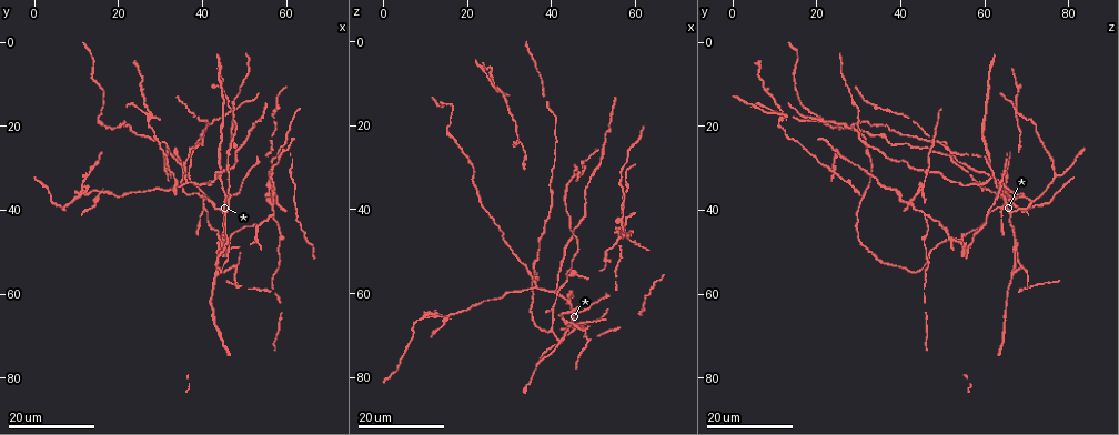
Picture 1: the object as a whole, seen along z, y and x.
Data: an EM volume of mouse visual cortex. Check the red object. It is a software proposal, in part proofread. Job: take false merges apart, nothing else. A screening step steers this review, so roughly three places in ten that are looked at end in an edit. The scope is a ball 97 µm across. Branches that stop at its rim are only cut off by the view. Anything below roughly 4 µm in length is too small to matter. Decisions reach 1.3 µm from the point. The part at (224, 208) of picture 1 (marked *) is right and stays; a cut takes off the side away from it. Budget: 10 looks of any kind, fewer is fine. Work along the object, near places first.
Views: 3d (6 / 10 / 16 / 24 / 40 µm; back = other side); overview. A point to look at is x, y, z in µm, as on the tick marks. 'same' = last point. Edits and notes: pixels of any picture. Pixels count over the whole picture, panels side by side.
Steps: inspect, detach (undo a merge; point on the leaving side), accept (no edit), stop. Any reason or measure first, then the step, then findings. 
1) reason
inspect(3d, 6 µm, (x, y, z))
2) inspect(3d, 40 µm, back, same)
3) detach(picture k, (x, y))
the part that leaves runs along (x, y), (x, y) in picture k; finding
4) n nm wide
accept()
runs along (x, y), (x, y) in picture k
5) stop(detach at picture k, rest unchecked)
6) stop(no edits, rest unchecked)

three arms meet
inspect(3d, 16 µm, (40.0, 39.0, 64.5))

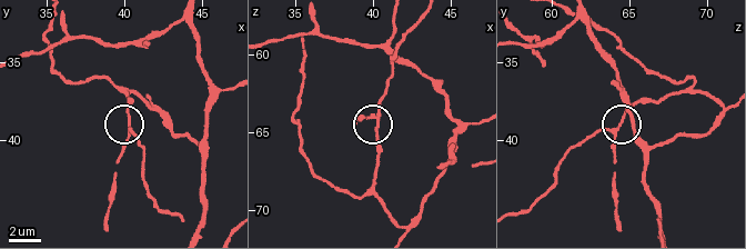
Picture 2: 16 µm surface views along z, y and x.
zoom in
inspect(3d, 6 µm, (40.4, 39.4, 63.8))

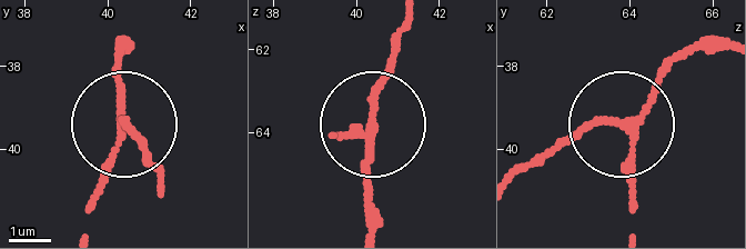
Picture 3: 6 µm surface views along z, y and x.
from behind
inspect(3d, 6 µm, back, (40.35, 39.40, 63.85))

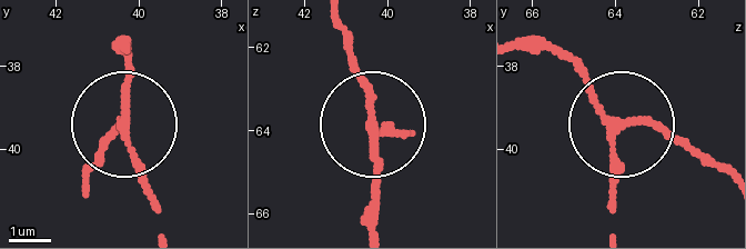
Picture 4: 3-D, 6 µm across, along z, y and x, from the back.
accept()
continuous, no second cell

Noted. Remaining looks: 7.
a fork
inspect(3d, 16 µm, (42.0, 38.0, 71.0))

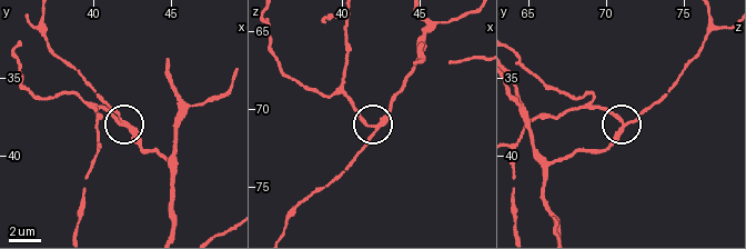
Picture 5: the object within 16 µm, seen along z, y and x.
inspect(3d, 6 µm, (42.0, 38.0, 71.2))

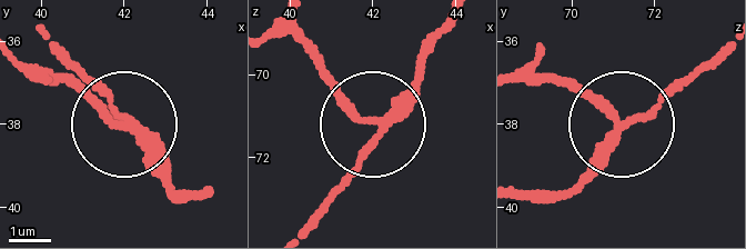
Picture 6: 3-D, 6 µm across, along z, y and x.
180 nm wide
accept()
runs along (446, 27), (375, 122), (361, 166), (312, 215) in picture 6; all the same cell

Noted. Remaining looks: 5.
three arms meet
inspect(3d, 16 µm, (44.0, 32.0, 62.0))

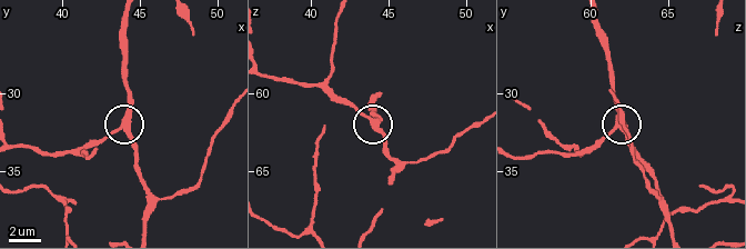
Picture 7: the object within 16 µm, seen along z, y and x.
zoom in
inspect(3d, 6 µm, (44.0, 31.8, 61.8))

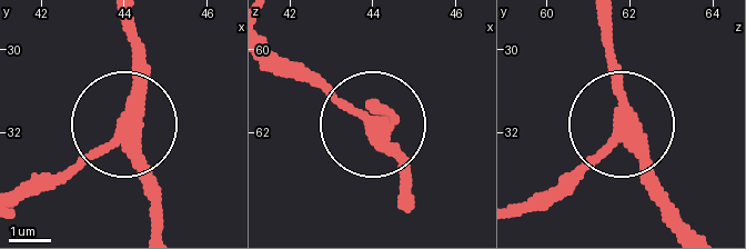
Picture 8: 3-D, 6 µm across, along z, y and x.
3 arms
accept()
runs along (691, 222), (621, 127), (606, 25) in picture 8; all the same cell

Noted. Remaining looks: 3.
four or more arms meet
inspect(3d, 16 µm, (44.0, 46.5, 54.5))

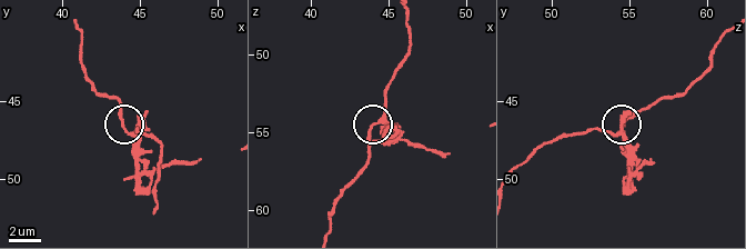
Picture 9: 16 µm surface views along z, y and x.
closer look
inspect(3d, 6 µm, (44.6, 47.2, 54.0))

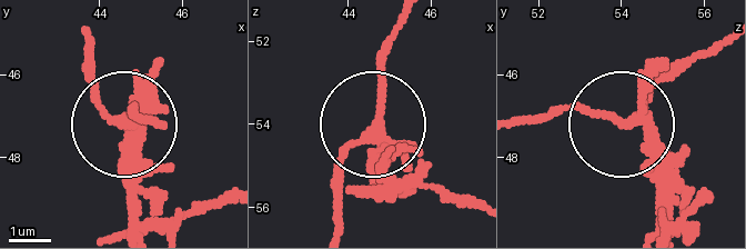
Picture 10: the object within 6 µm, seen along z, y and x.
240 nm wide
detach(picture 10, (155, 59))
the part that leaves runs along (381, 146), (402, 185), (476, 206) in picture 10; two cells meet here

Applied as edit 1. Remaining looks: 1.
stop(detach at picture 10, rest unchecked)

